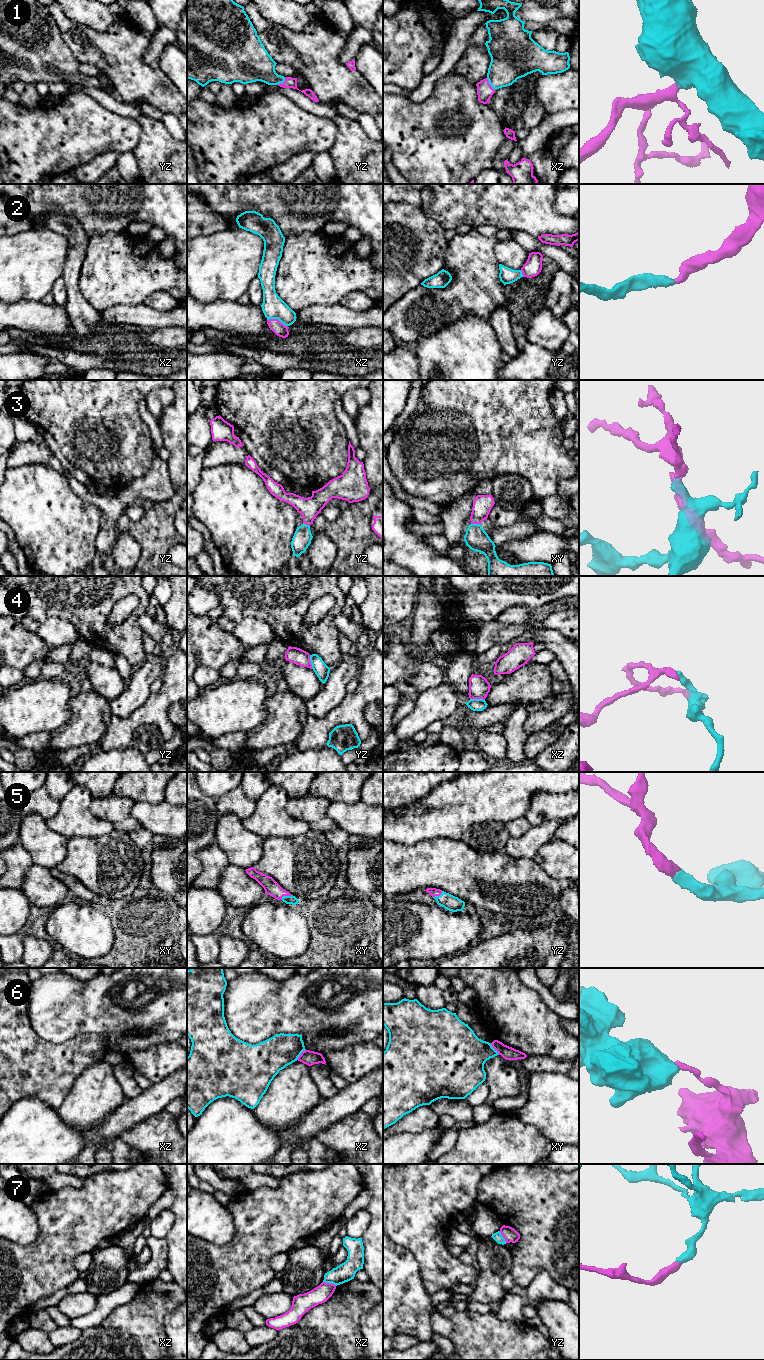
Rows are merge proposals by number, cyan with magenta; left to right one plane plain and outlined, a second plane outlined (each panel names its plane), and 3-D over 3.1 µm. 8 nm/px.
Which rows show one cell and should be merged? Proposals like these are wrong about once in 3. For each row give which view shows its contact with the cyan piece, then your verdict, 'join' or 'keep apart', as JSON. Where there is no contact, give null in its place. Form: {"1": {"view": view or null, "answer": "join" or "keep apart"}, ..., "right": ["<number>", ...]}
{"1": {"view": "xz", "answer": "join"}, "2": {"view": "xz", "answer": "join"}, "3": {"view": "xy", "answer": "join"}, "4": {"view": "xz", "answer": "keep apart"}, "5": {"view": "xy", "answer": "join"}, "6": {"view": "xy", "answer": "keep apart"}, "7": {"view": "xz", "answer": "keep apart"}, "right": ["1", "2", "3", "5"]}

